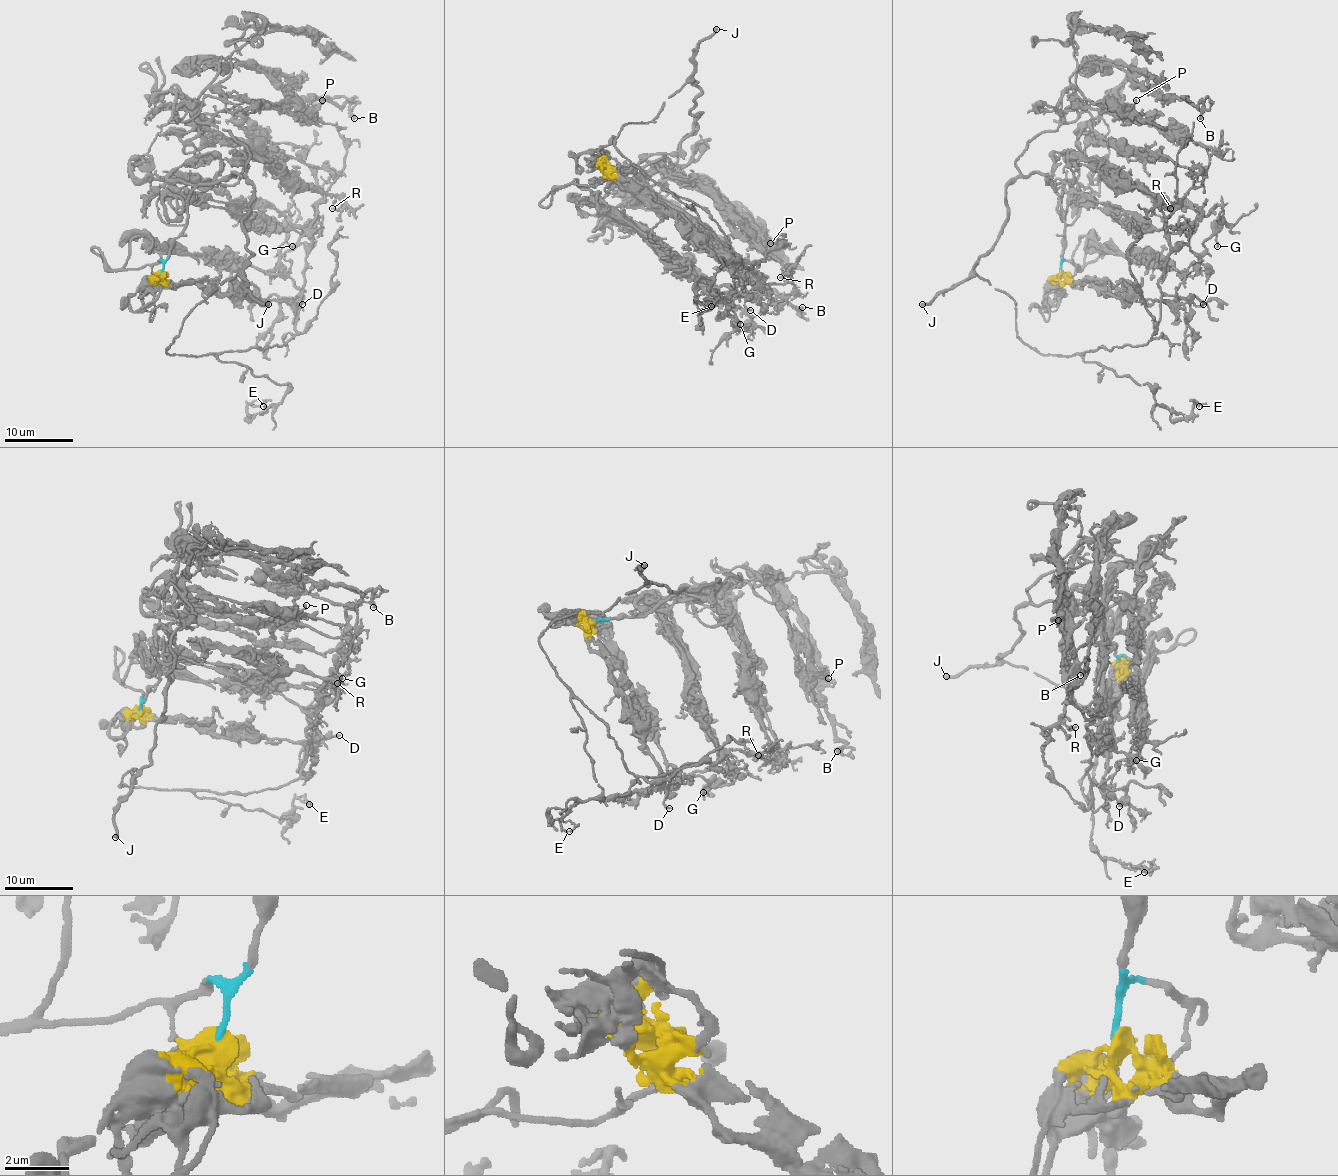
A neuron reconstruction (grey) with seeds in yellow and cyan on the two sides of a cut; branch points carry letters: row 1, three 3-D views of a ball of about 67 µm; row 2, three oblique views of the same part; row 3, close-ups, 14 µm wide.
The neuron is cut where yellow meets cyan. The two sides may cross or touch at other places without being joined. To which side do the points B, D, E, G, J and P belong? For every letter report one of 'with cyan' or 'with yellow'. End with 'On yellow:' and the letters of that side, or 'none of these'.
B: with cyan
D: with yellow
E: with yellow
G: with yellow
J: with cyan
P: with cyan
On yellow: D, E, G

